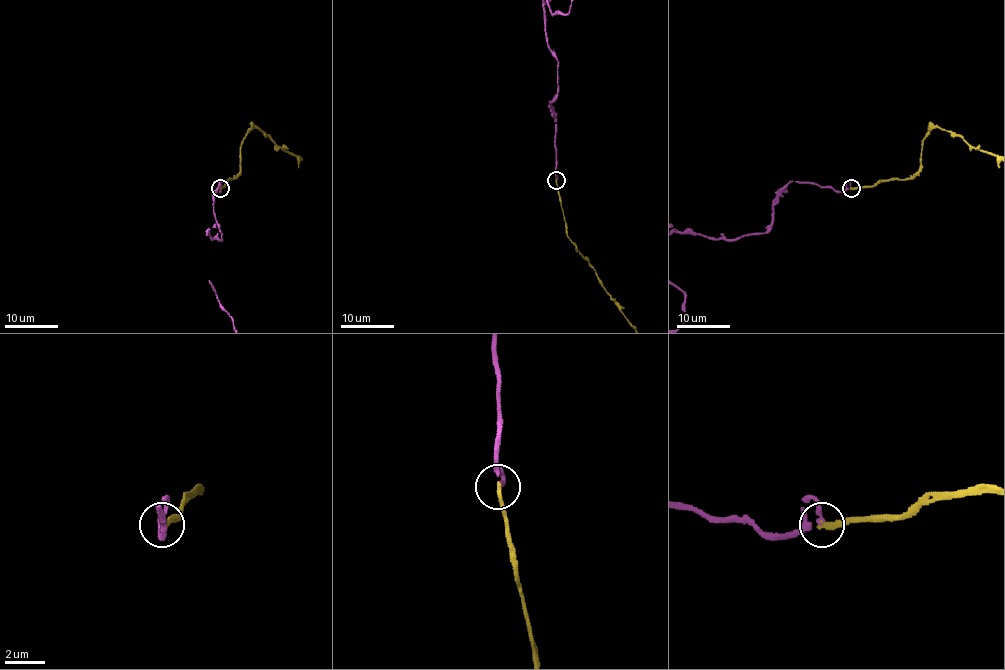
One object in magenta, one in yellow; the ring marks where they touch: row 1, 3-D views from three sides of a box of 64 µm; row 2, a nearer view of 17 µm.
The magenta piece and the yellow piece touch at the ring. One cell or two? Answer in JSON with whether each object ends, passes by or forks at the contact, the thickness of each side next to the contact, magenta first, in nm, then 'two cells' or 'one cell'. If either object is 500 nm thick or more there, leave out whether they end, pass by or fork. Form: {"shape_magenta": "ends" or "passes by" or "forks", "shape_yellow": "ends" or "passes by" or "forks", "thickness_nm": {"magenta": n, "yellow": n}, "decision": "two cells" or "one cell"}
{"shape_magenta": "forks", "shape_yellow": "ends", "thickness_nm": {"magenta": 120, "yellow": 260}, "decision": "one cell"}

